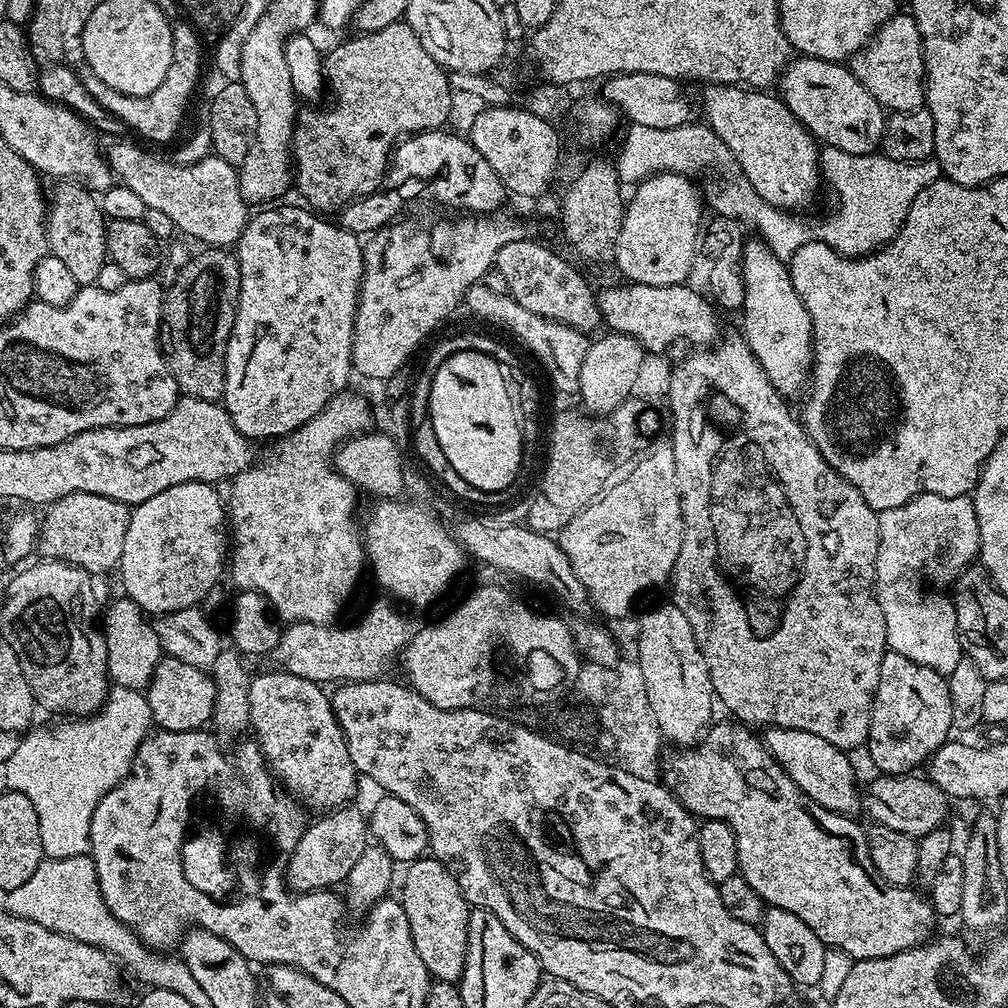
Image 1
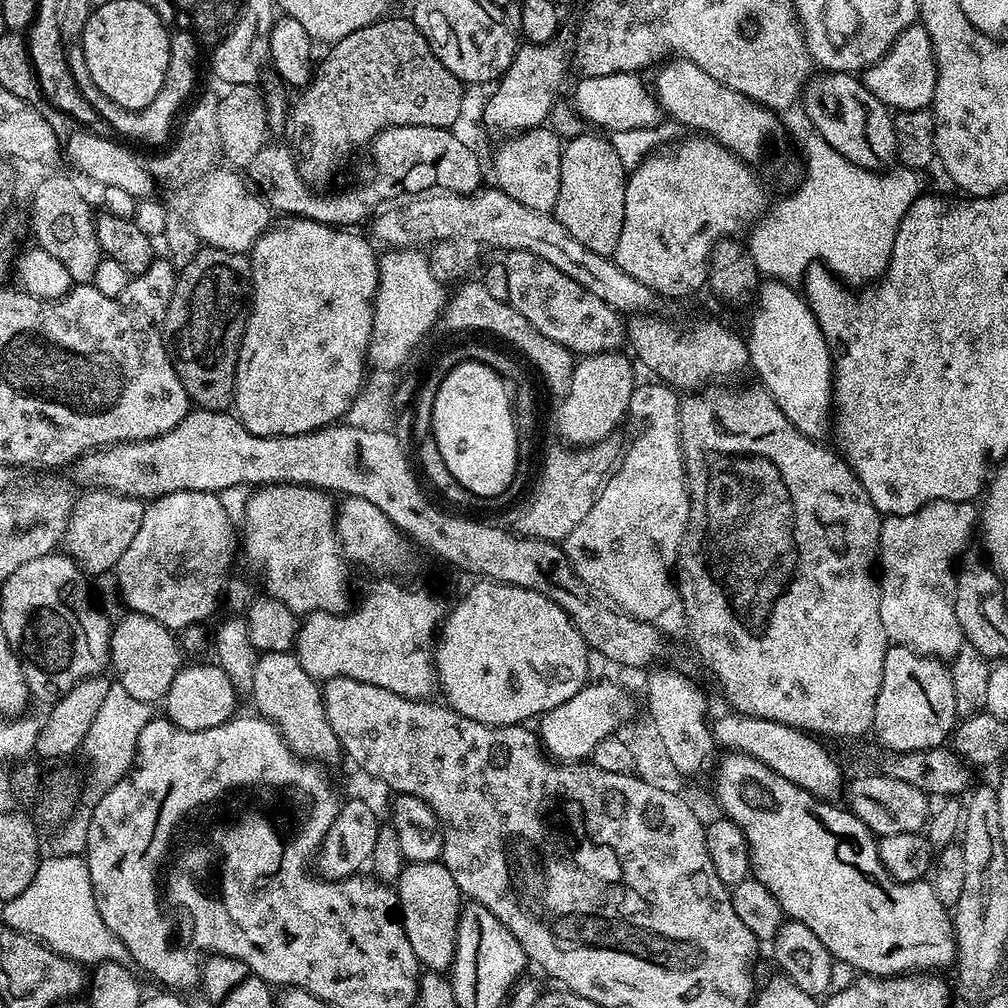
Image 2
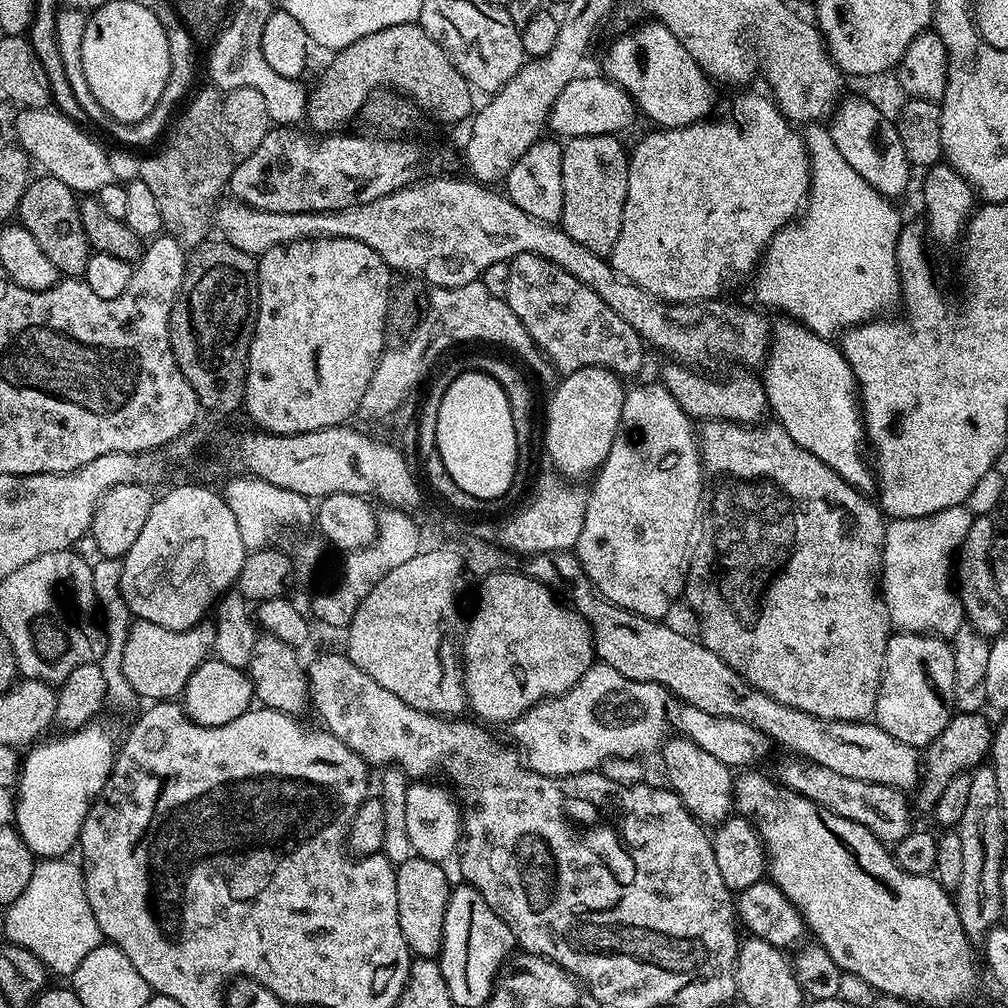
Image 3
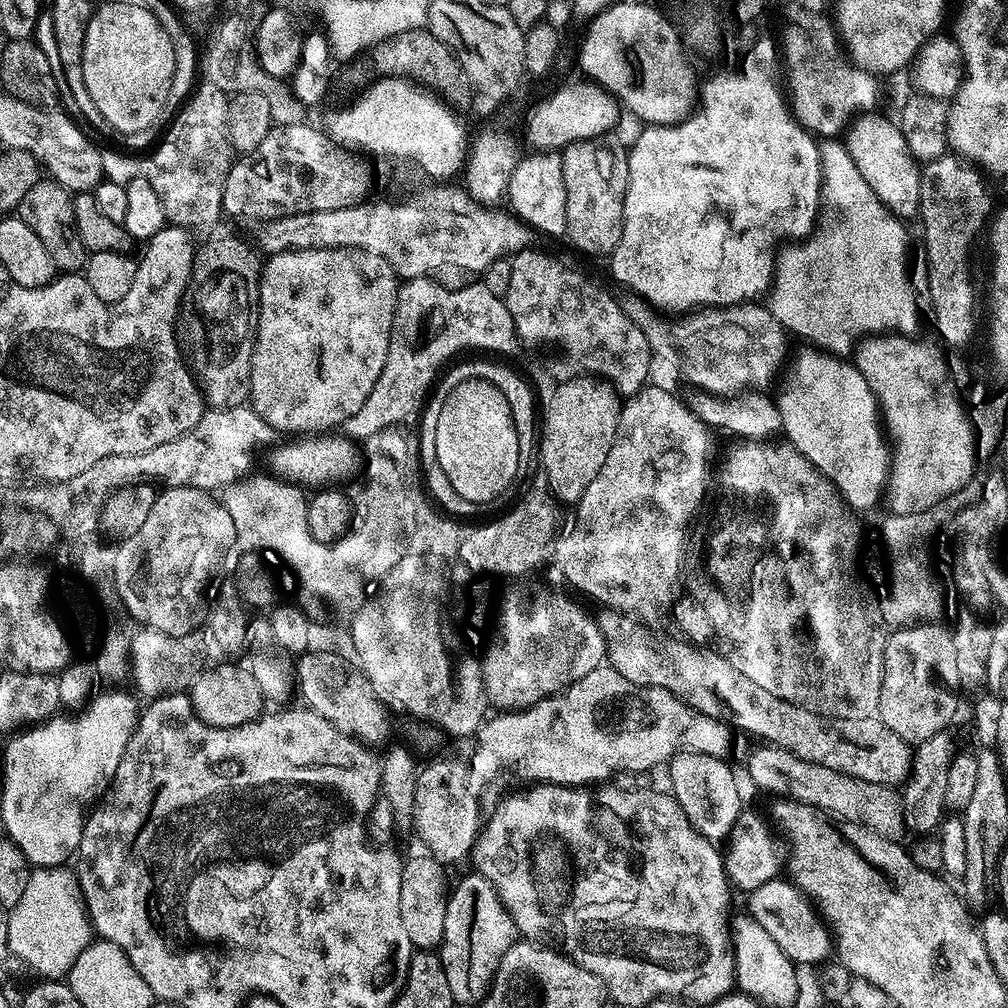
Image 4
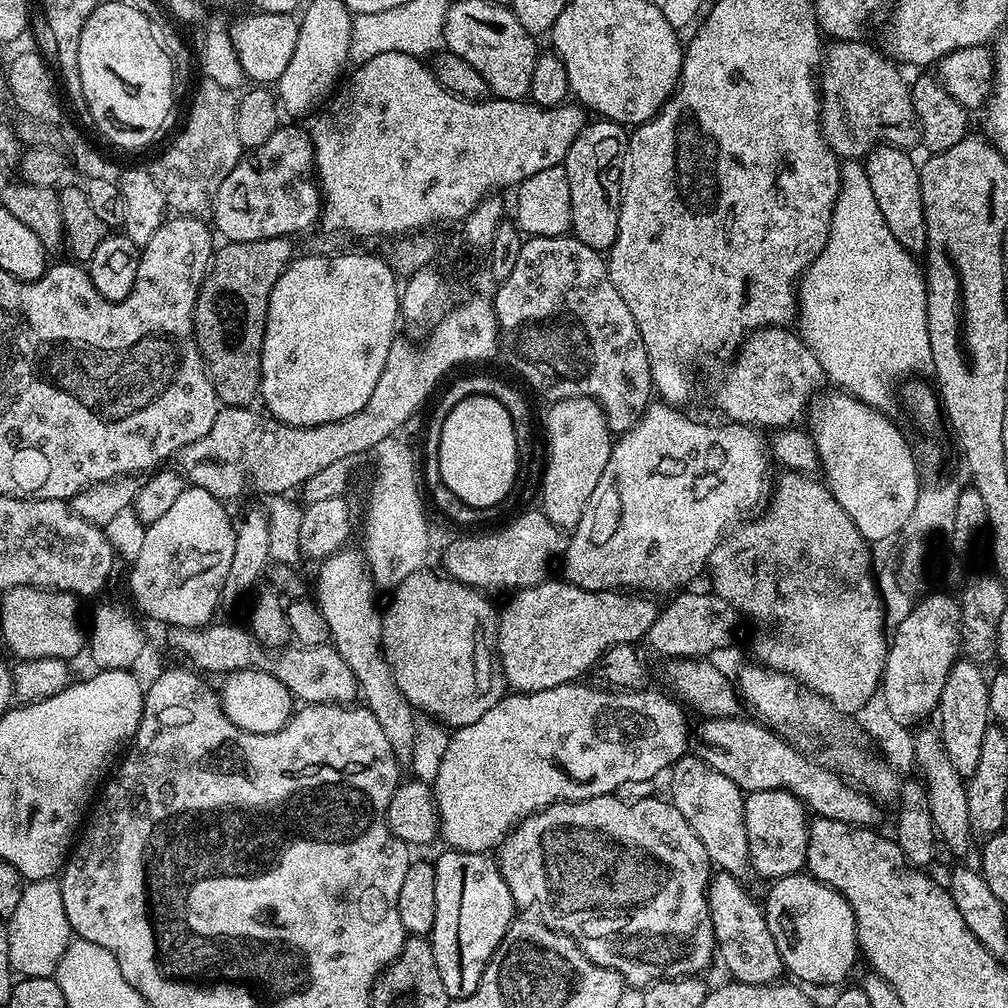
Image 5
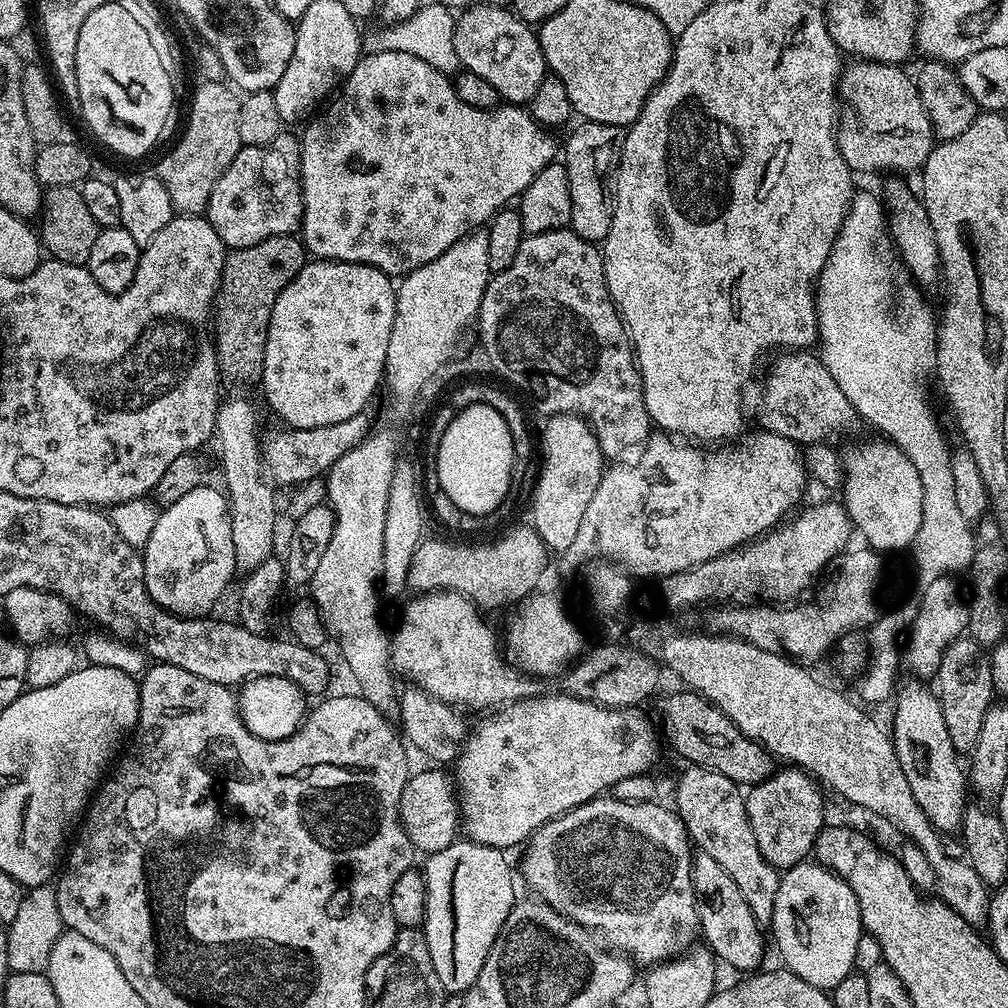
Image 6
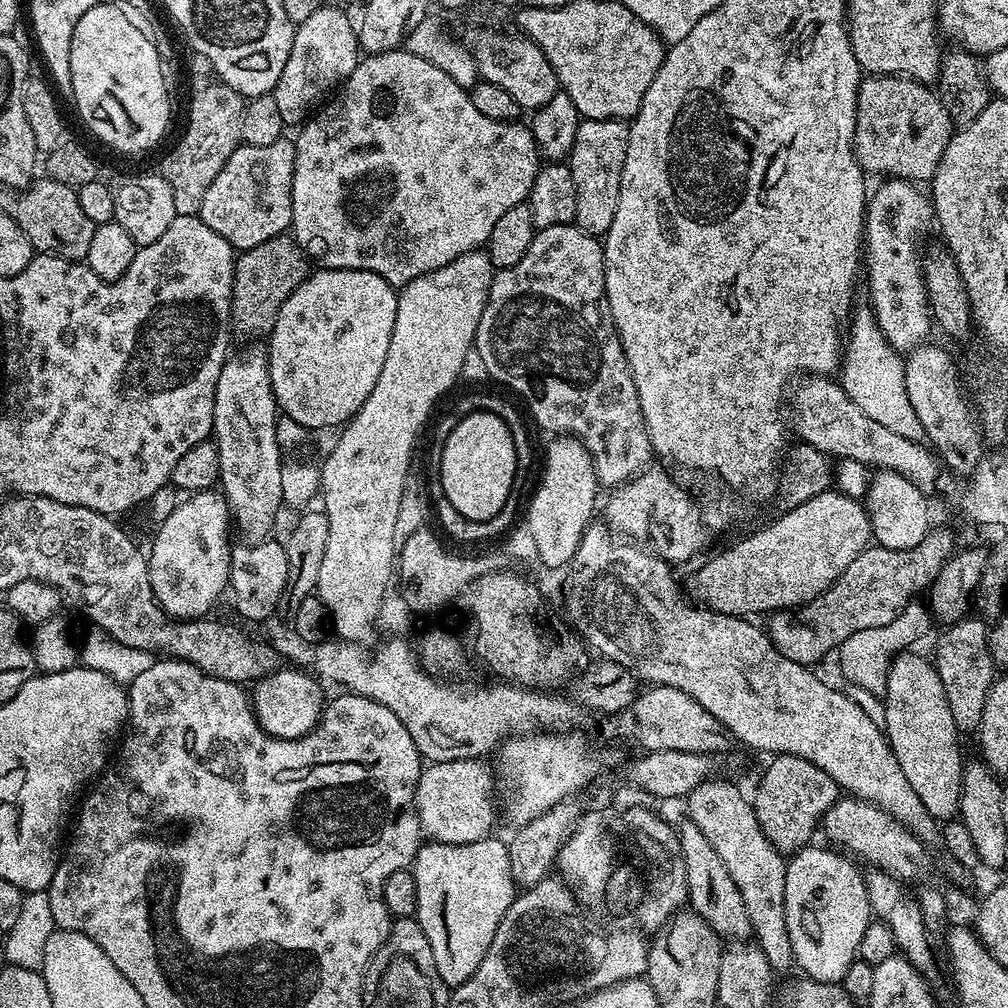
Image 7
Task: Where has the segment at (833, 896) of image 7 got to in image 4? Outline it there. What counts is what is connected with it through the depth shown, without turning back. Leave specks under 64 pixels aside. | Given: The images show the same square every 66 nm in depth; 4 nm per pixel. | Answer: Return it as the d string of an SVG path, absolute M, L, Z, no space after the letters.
M777 878L766 882L766 886L758 886L758 890L747 893L747 911L756 919L758 926L782 946L782 954L791 958L792 963L801 966L810 964L815 966L823 965L823 960L827 958L828 951L834 948L834 936L824 925L825 917L818 913L817 905L808 898L791 879Z

